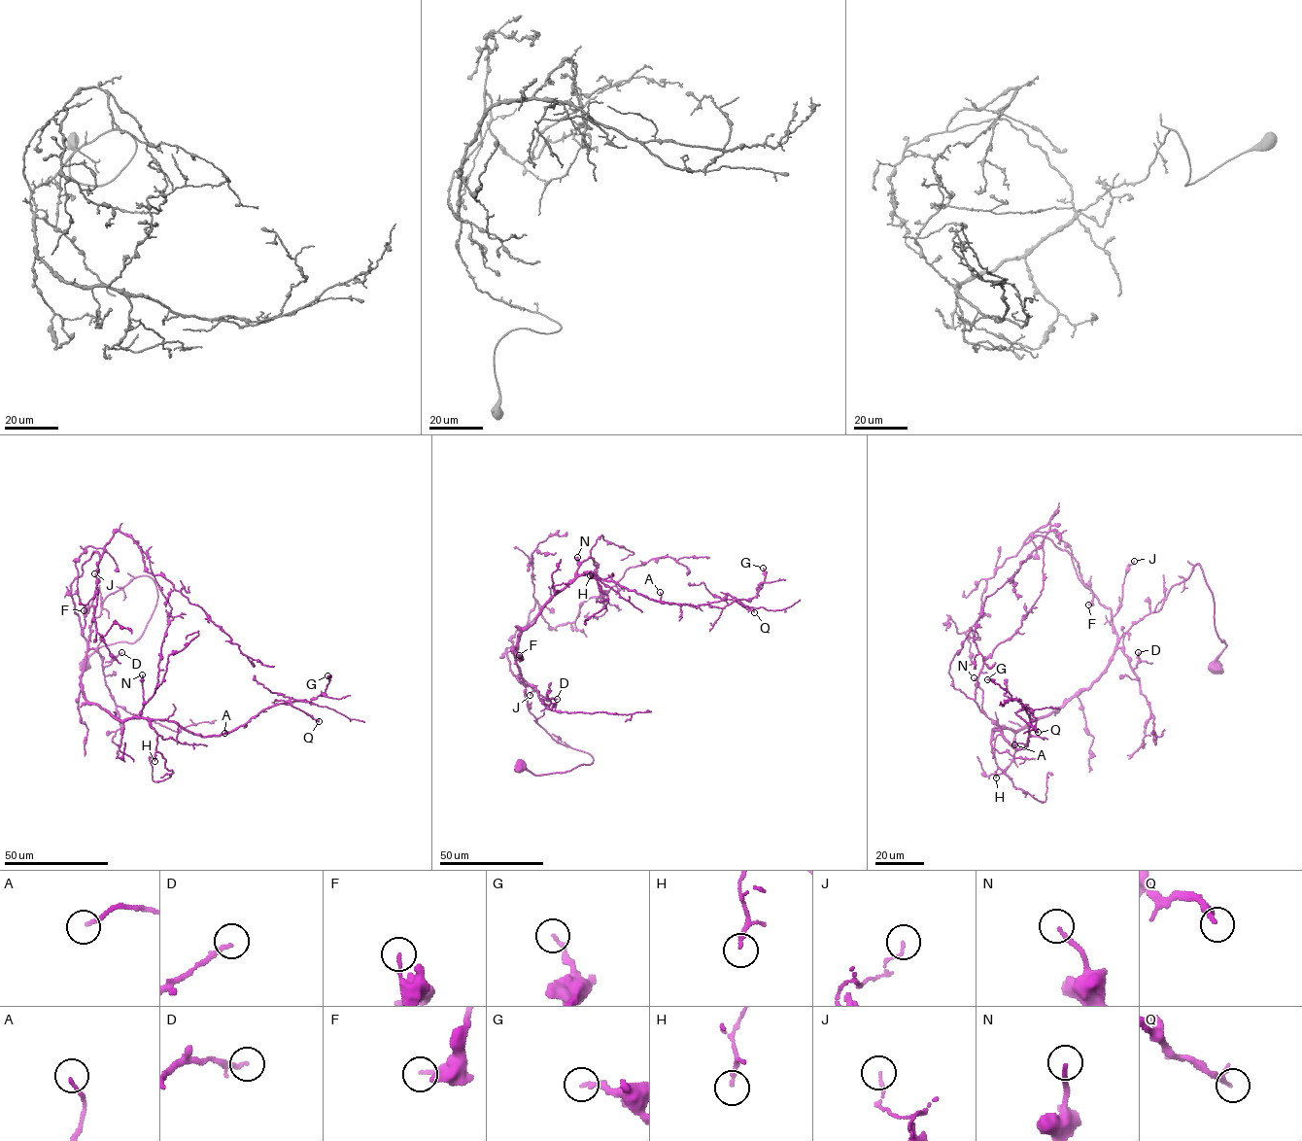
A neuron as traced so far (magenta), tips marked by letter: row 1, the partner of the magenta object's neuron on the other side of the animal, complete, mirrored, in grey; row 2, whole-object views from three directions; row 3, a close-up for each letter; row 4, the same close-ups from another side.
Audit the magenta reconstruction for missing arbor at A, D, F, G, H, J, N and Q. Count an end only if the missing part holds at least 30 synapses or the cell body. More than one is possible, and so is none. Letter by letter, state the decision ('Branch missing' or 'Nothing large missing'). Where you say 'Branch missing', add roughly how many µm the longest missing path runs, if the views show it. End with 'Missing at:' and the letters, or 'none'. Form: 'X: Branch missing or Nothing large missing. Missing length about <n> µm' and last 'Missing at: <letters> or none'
A: Nothing large missing
D: Branch missing. Missing length about 60 µm
F: Nothing large missing
G: Nothing large missing
H: Nothing large missing
J: Nothing large missing
N: Nothing large missing
Q: Branch missing. Missing length about 90 µm
Missing at: D, Q

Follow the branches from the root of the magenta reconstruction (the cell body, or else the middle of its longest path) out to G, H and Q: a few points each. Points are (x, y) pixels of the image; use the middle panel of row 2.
G: (520, 765), (593, 762), (537, 723), (516, 662), (554, 596), (592, 573), (723, 607), (757, 595), (763, 568)
H: (520, 765), (541, 775), (593, 762), (537, 723), (516, 662), (519, 635), (541, 608), (577, 577), (590, 575)
Q: (520, 765), (593, 762), (537, 723), (516, 662), (519, 635), (577, 577), (696, 606), (728, 593), (754, 612)

